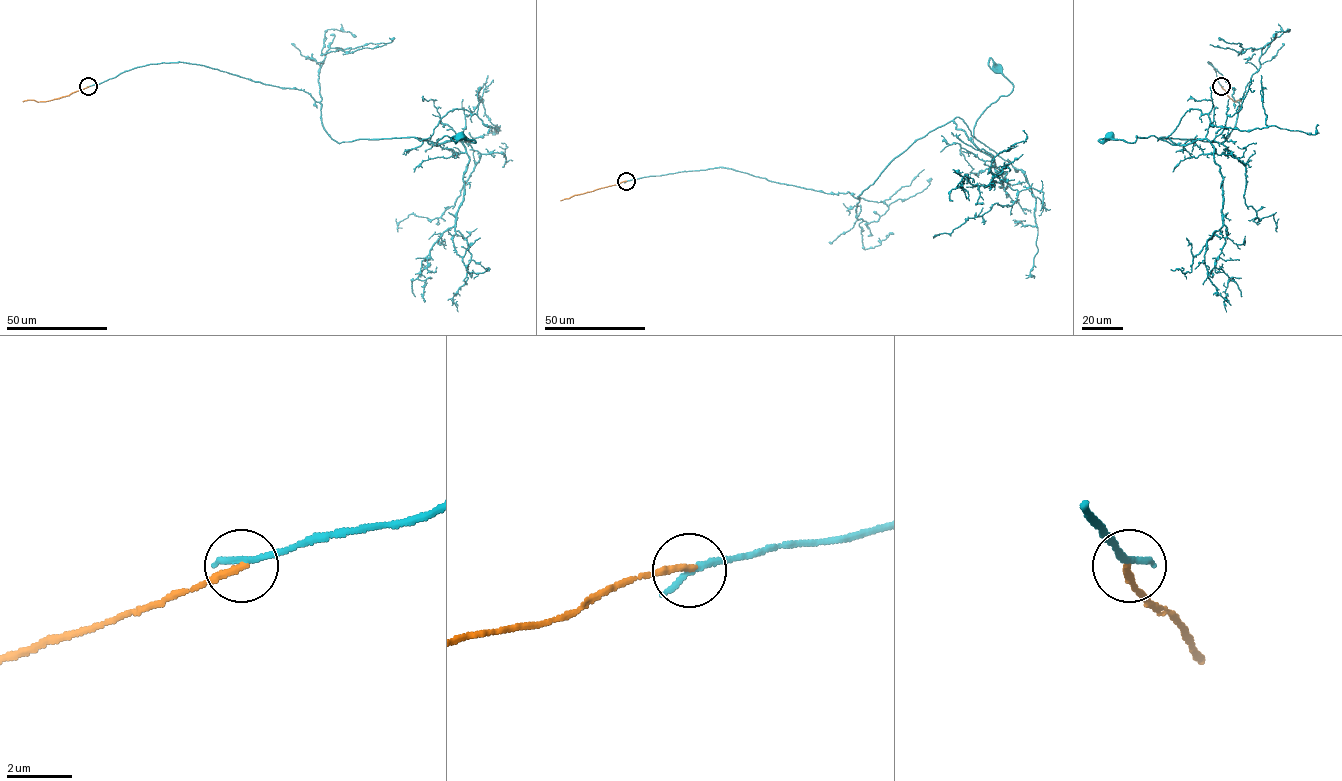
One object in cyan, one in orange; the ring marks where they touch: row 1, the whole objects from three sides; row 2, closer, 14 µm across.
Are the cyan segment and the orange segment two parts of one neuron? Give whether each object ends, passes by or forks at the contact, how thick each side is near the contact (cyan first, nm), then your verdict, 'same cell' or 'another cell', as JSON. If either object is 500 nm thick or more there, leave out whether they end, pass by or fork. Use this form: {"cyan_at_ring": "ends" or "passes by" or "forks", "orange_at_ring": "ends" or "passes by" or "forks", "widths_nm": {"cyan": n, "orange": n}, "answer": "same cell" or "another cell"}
{"cyan_at_ring": "ends", "orange_at_ring": "ends", "widths_nm": {"cyan": 240, "orange": 220}, "answer": "another cell"}

